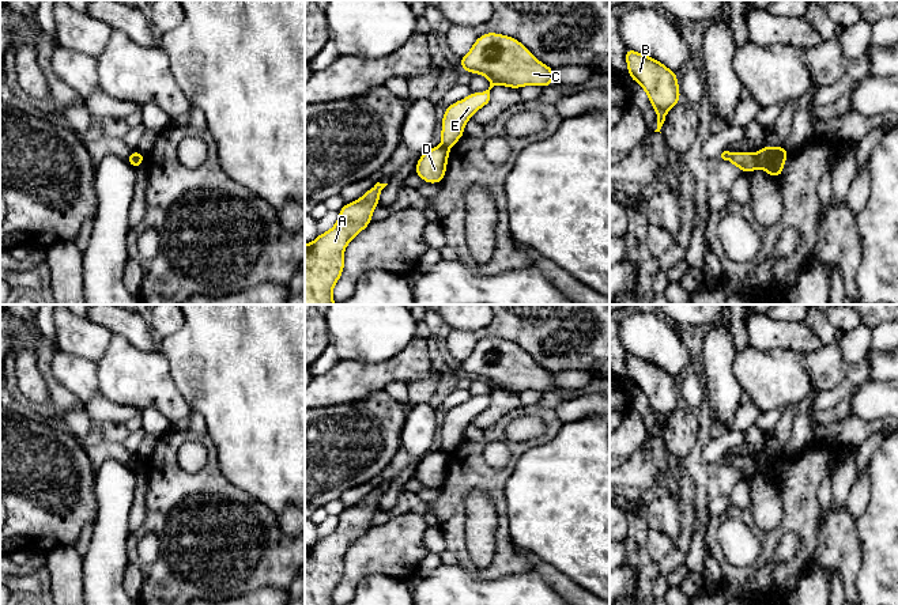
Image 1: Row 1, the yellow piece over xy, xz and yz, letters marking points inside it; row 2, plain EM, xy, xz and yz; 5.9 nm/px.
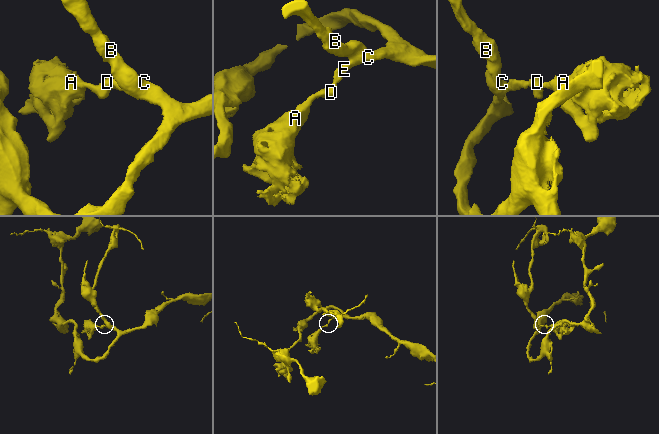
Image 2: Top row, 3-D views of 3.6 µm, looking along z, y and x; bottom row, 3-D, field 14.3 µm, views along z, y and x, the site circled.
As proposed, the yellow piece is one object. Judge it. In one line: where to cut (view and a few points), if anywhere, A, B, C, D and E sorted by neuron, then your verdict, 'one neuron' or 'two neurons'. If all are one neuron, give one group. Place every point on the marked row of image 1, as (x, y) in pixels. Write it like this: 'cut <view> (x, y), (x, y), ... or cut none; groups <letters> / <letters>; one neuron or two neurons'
cut yz (755, 154), (758, 165); groups A D / B C E; two neurons

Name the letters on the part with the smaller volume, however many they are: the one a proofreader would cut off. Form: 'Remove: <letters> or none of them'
Remove: A, D

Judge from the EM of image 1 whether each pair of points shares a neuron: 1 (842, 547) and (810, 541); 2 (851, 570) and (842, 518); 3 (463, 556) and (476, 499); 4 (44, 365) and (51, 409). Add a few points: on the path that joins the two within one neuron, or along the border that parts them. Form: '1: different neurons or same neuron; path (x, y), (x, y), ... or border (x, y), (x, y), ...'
1: different neurons; border (818, 525), (814, 562)
2: same neuron; path (845, 558), (842, 554), (842, 530)
3: different neurons; border (466, 513), (466, 549), (472, 566), (479, 570)
4: same neuron; path (48, 375), (55, 386), (55, 399)

